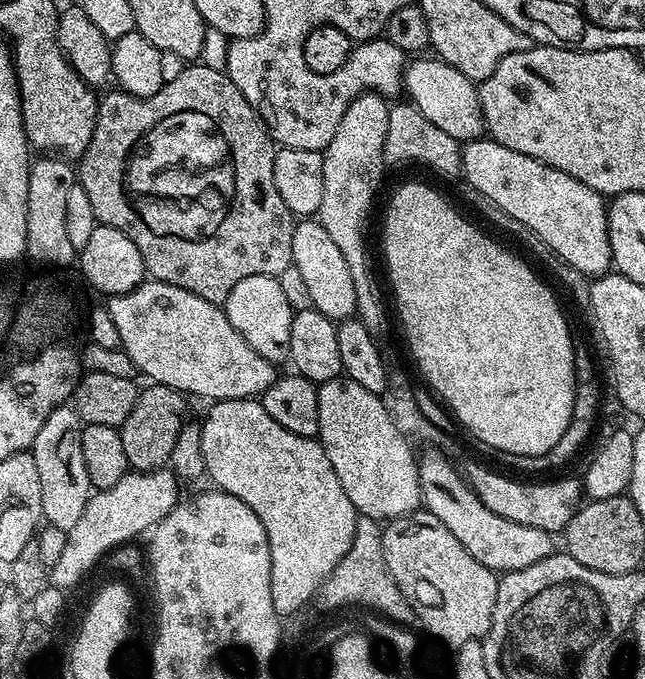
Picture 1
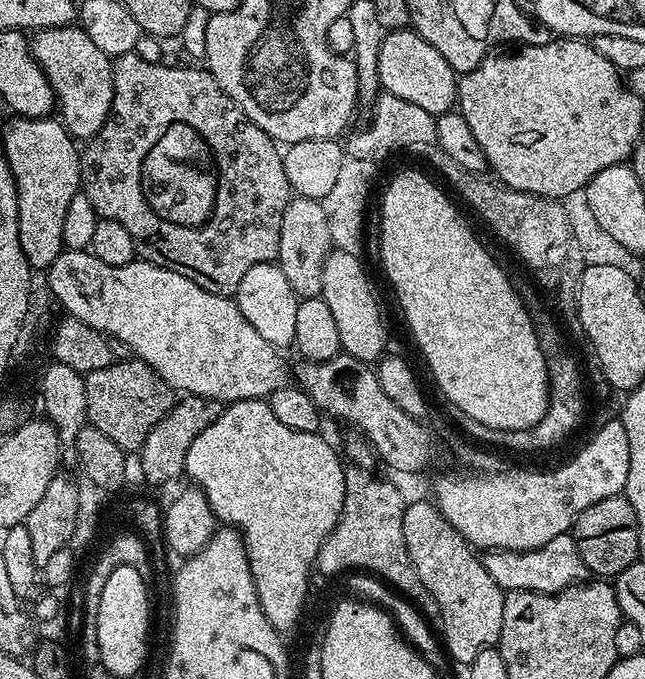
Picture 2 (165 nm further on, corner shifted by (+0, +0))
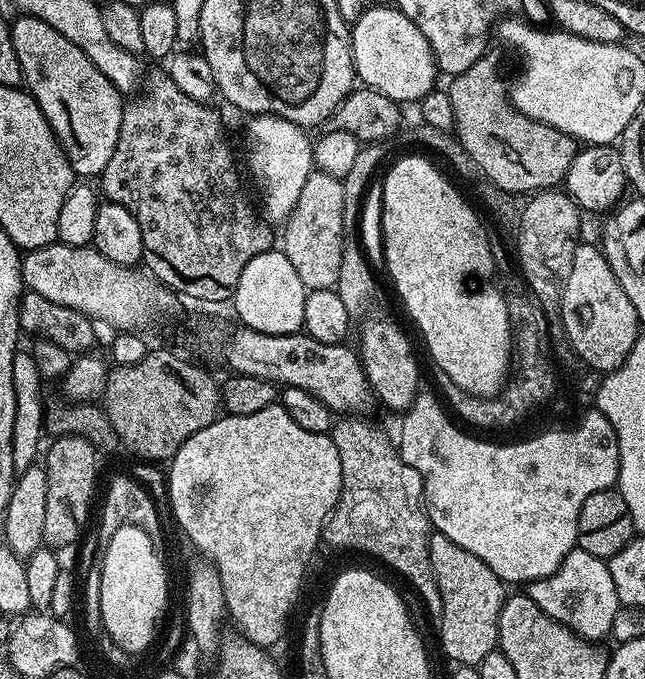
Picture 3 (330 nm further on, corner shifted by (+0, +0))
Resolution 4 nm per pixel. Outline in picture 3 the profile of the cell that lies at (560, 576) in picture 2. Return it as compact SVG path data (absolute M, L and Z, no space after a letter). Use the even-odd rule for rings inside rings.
M579 546L572 548L570 554L566 554L562 566L558 566L554 574L527 585L526 594L550 618L565 624L582 639L593 642L604 642L600 640L607 641L611 637L614 614L618 614L622 607L618 590L614 590L614 578L610 578L608 561L594 554L586 554L586 550Z

